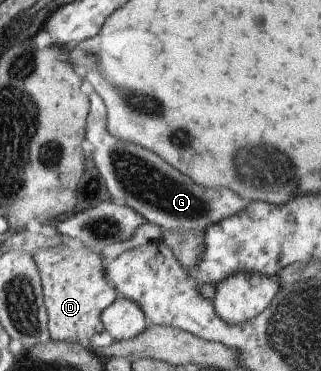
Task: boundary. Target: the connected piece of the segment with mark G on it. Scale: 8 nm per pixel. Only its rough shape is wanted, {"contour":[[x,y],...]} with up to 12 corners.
{"contour":[[88,94],[84,138],[110,198],[161,230],[204,231],[246,206],[106,129]]}

